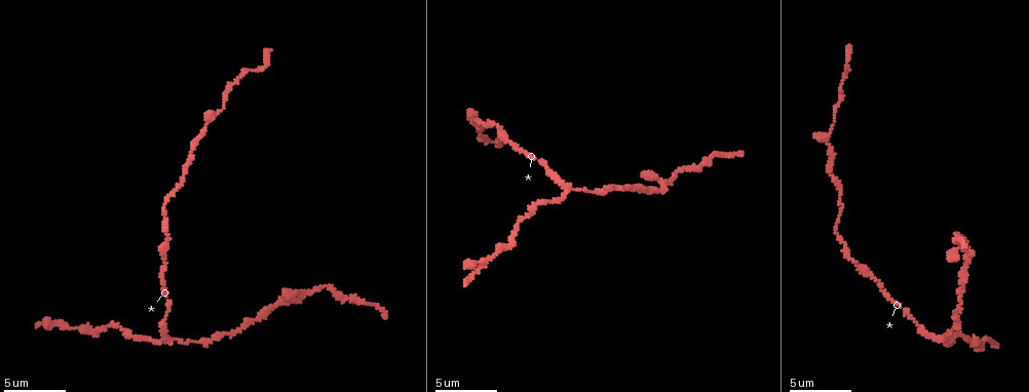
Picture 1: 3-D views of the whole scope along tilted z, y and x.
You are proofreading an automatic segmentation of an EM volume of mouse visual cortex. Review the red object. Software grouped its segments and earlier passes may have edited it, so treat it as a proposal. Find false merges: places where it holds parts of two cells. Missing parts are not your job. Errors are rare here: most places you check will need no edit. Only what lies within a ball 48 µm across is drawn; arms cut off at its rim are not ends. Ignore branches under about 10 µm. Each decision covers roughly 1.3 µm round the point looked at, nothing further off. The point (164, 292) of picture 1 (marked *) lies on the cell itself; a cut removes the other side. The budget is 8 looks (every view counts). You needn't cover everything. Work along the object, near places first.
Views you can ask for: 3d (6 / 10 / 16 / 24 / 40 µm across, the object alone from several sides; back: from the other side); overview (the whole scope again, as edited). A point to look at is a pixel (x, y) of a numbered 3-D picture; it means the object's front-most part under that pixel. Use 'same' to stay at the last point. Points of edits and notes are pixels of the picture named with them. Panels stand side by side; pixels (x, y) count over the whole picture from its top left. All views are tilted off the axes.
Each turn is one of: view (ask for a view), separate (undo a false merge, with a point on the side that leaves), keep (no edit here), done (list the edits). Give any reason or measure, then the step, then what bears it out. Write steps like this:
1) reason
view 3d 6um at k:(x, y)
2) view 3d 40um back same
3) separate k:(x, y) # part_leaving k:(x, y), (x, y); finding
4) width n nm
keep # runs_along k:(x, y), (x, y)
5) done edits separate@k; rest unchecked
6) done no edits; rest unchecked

a fork
view 3d 10um at 1:(172, 338)

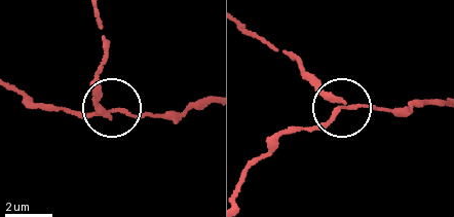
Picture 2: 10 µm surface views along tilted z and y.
zoom in
view 3d 6um at 2:(112, 113)

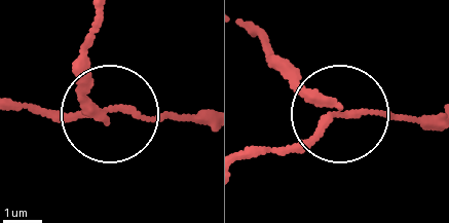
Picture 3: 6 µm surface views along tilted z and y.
width 180 nm
keep # continuous, no second cell

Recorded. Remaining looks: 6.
sudden change in width
view 3d 10um at 1:(630, 189)

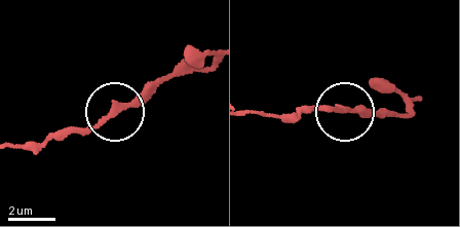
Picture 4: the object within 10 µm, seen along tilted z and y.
width 210 nm
keep # runs_along 4:(17, 146), (33, 148), (61, 135), (89, 130), (155, 80); continuous, no second cell

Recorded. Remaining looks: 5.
thick turns thin
view 3d 10um at 1:(836, 179)

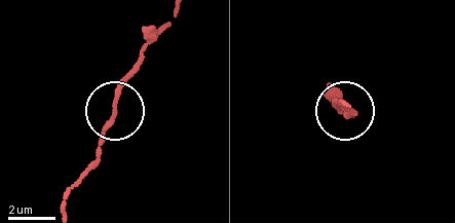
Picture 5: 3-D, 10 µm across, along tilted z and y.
view 3d 6um at 5:(111, 110)

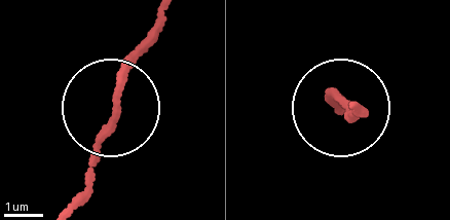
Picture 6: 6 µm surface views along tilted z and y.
width 180 nm
keep # runs_along 6:(68, 204), (132, 54), (153, 27); all the same cell

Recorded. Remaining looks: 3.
sudden change in width
view 3d 6um at 1:(511, 238)

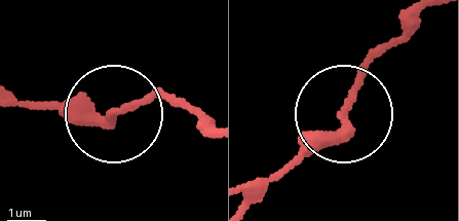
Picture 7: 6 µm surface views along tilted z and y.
view 3d 6um back at 7:(118, 112)

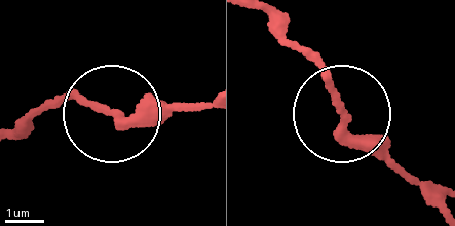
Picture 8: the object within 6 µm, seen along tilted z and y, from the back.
width 230 nm
keep # all the same cell

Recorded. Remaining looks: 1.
done no edits; rest unchecked

